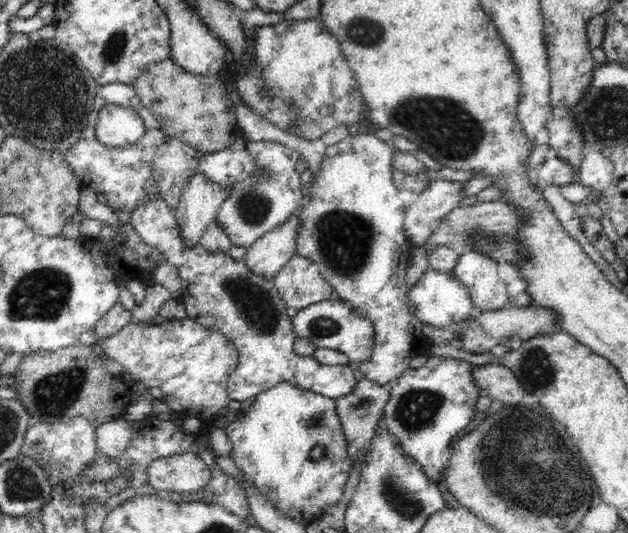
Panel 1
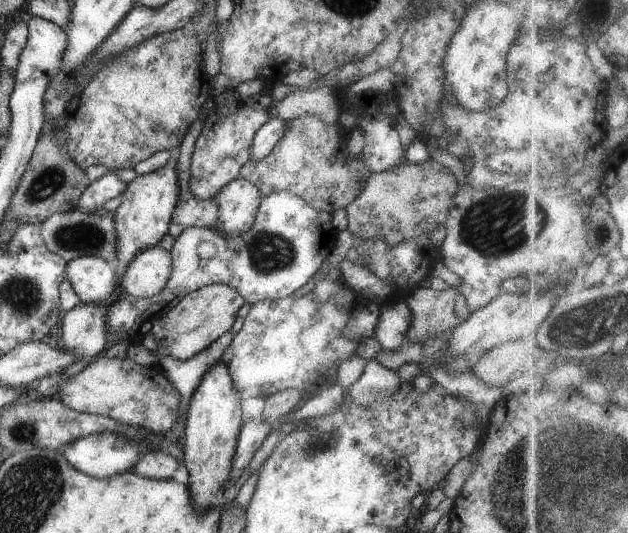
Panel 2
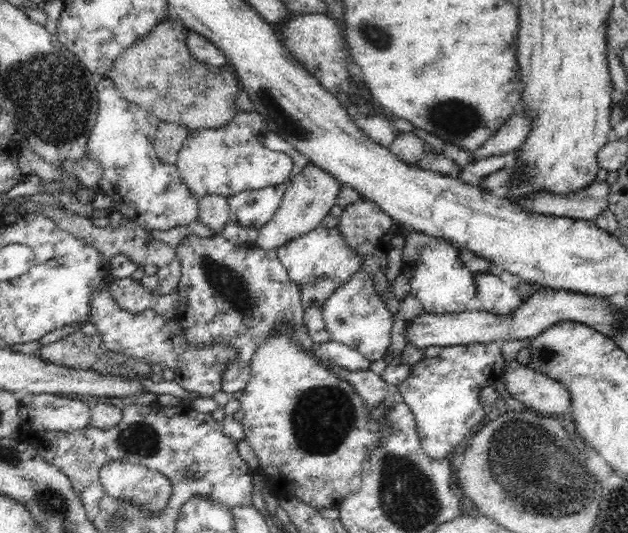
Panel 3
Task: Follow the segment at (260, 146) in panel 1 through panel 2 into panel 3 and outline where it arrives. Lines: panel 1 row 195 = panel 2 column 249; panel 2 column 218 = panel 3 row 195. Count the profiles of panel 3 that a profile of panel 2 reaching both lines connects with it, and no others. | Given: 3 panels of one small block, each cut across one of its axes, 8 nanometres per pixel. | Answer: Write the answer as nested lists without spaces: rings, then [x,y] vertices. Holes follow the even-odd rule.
[[[286,179],[273,188],[254,192],[243,192],[227,197],[229,221],[244,228],[261,229],[278,210],[283,194],[292,182]]]

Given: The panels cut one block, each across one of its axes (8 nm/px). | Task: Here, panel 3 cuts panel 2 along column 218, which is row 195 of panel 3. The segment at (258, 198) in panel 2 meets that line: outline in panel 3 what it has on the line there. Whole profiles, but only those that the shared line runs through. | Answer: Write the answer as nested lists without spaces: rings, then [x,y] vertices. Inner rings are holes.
[[[238,110],[222,127],[189,131],[177,157],[177,169],[190,194],[198,198],[206,194],[230,197],[273,188],[291,178],[292,158],[265,146],[265,136],[270,130],[256,110]]]

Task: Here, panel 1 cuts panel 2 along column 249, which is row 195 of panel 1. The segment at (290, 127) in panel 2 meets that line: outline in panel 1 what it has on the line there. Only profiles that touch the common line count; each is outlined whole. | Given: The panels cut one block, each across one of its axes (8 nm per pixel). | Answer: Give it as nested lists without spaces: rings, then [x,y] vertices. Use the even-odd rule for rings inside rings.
[[[166,137],[153,159],[152,178],[159,196],[174,209],[181,201],[185,182],[198,171],[202,154],[182,139]]]

